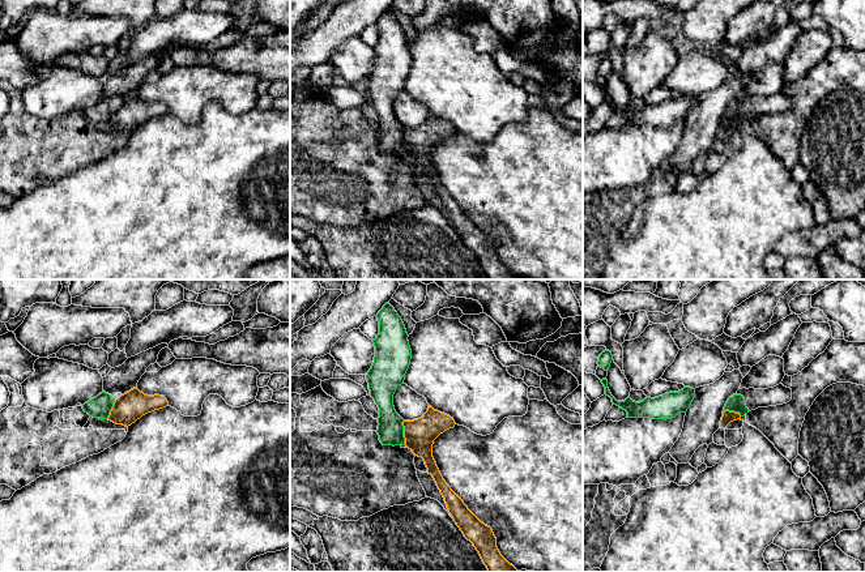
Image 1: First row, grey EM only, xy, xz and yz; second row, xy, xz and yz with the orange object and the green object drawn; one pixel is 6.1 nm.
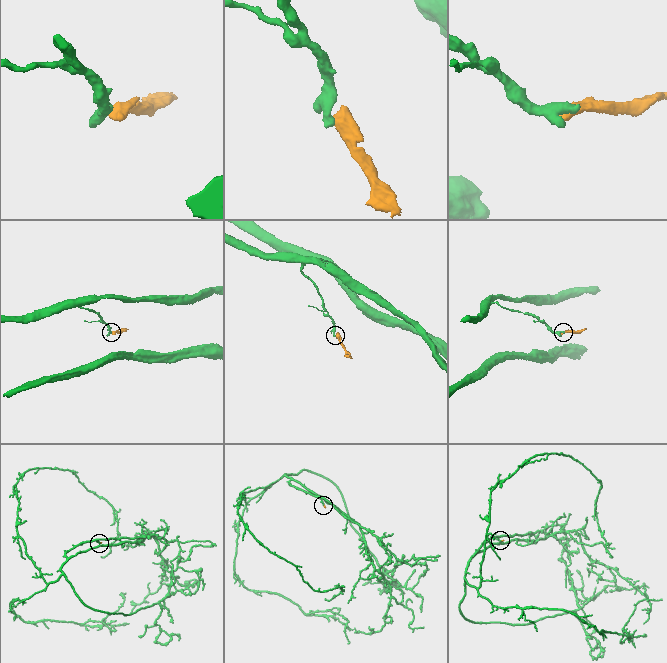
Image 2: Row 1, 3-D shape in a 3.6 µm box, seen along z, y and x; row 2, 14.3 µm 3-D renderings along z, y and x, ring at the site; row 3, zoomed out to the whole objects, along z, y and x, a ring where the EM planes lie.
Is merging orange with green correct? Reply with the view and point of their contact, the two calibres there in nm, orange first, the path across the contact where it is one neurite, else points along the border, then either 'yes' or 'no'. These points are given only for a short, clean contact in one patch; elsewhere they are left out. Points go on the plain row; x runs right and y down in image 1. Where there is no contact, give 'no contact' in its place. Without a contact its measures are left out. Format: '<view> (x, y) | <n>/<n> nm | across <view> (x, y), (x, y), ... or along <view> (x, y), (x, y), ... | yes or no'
xz (404, 140) | 190/160 nm | along xz (403, 128), (405, 152) | no

